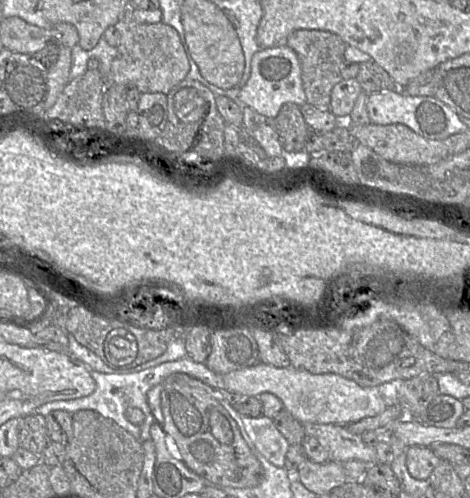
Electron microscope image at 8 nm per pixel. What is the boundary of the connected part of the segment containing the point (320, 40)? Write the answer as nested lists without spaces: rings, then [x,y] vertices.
[[[296,30],[287,37],[285,45],[296,53],[300,62],[306,103],[322,110],[330,110],[331,91],[343,80],[341,65],[348,45],[336,34],[319,30]]]

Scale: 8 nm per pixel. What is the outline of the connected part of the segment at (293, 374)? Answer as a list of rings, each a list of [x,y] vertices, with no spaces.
[[[258,362],[253,366],[224,374],[222,378],[226,390],[239,393],[242,396],[258,397],[262,393],[271,393],[275,395],[281,400],[283,408],[304,425],[348,425],[366,417],[376,416],[377,414],[383,412],[392,401],[392,389],[378,386],[365,387],[339,374],[312,374],[307,370],[295,368],[291,365],[275,367]]]

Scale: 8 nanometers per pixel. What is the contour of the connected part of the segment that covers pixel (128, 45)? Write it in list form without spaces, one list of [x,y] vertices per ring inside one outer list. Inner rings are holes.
[[[126,9],[114,25],[120,34],[117,47],[118,56],[132,61],[140,69],[140,78],[135,88],[141,93],[163,93],[167,95],[182,82],[189,73],[190,64],[177,31],[162,22],[155,24],[138,24],[132,17],[132,9]]]

